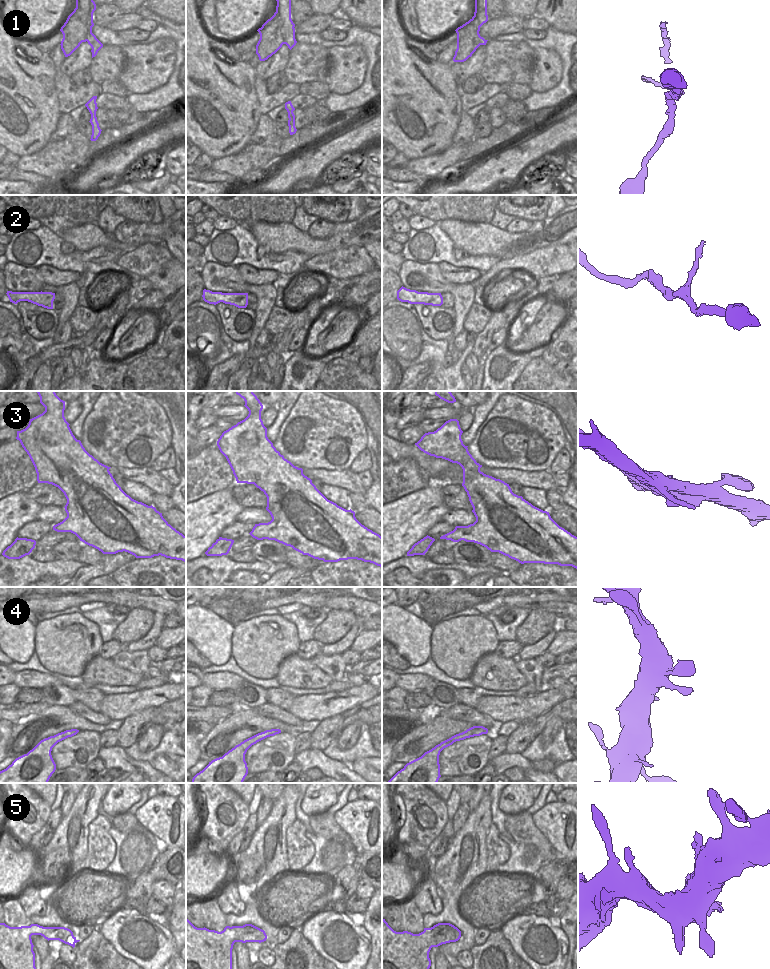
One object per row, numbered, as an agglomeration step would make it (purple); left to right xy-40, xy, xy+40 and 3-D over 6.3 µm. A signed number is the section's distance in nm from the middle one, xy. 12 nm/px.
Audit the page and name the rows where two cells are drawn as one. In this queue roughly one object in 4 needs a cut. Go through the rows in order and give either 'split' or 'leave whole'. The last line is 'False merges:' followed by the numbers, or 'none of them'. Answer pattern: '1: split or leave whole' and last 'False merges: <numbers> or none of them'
1: split
2: leave whole
3: split
4: leave whole
5: leave whole
False merges: 1, 3

